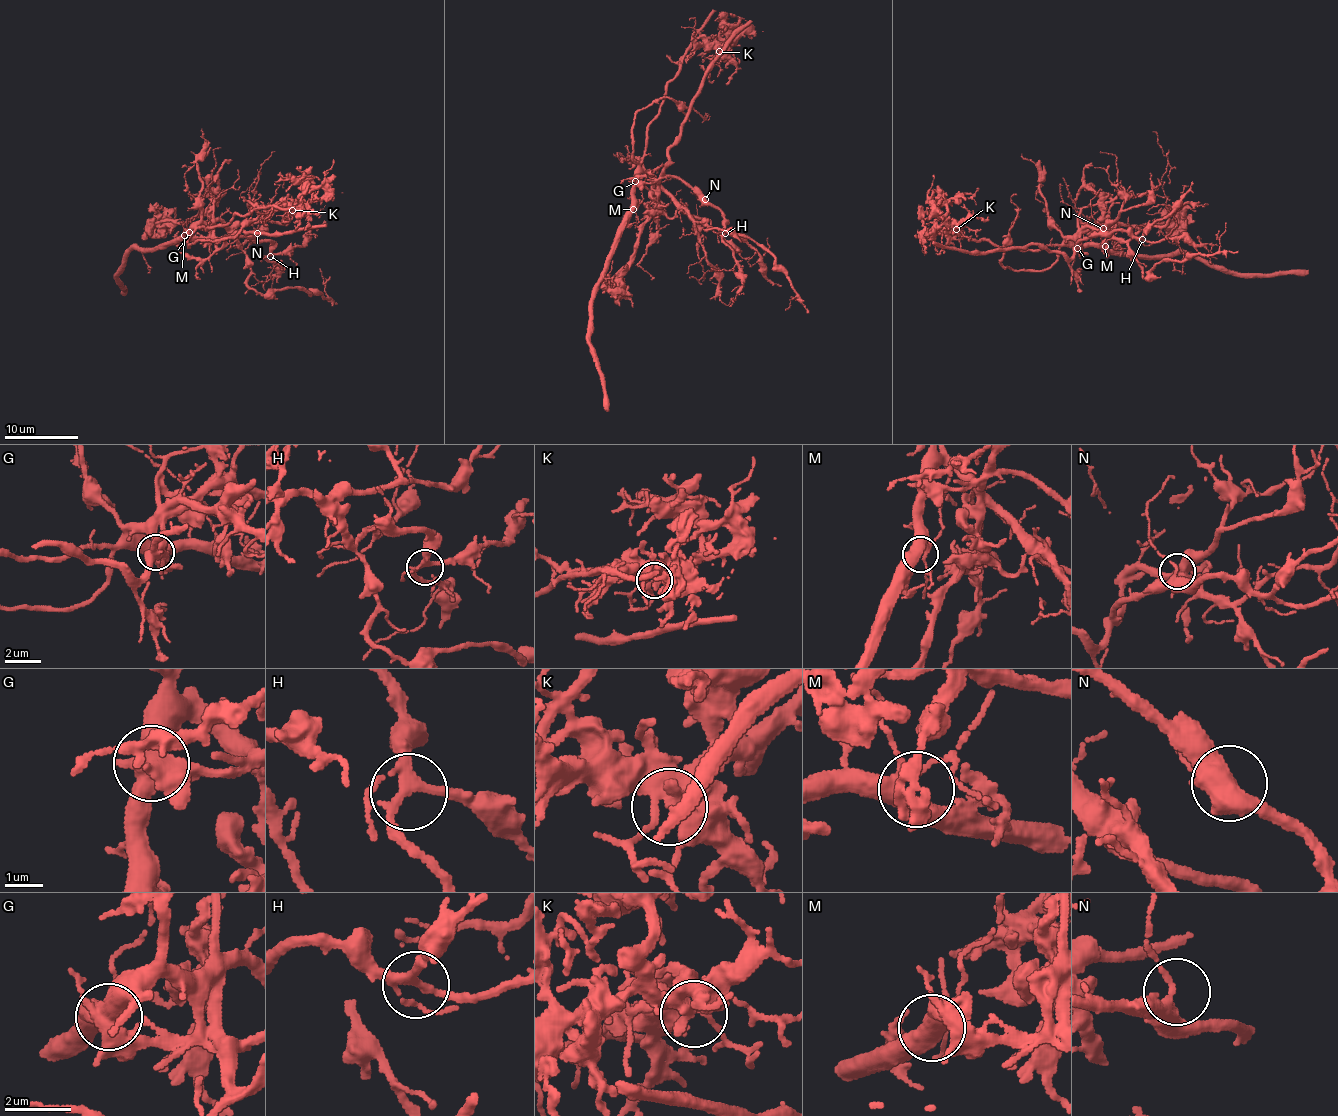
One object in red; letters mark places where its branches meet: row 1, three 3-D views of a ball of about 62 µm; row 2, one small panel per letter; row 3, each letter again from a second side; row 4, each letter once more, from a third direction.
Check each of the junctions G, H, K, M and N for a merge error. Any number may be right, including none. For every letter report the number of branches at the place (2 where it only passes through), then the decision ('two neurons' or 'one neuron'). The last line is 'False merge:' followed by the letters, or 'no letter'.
G: 4 | two neurons
H: 4 | one neuron
K: 2 | one neuron
M: 4 | one neuron
N: 3 | one neuron
False merge: G

